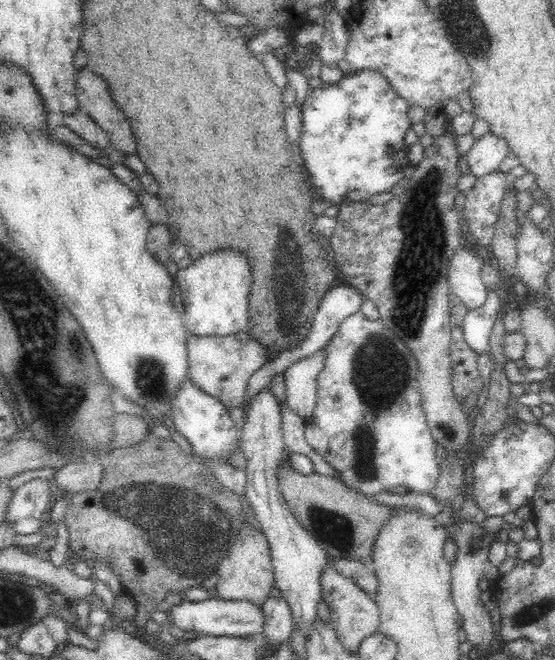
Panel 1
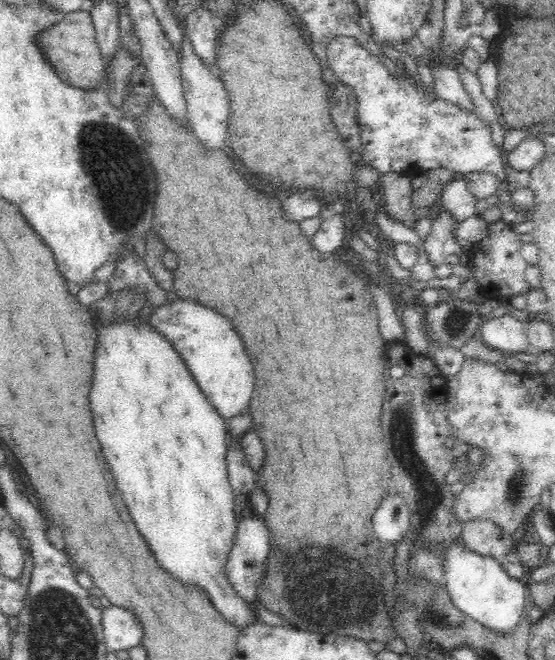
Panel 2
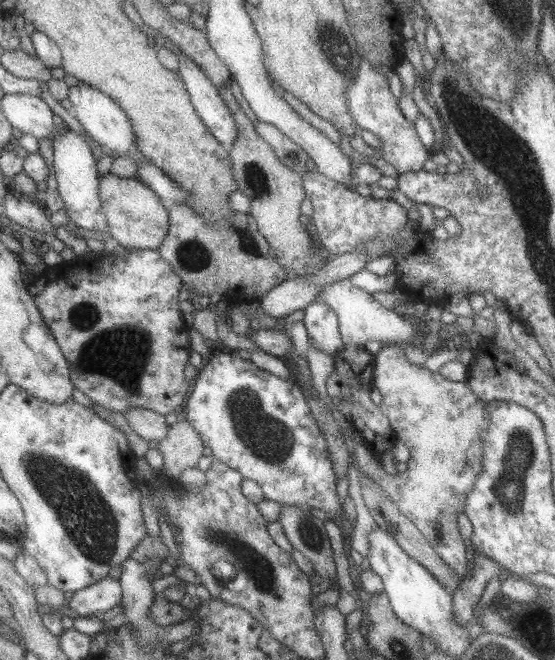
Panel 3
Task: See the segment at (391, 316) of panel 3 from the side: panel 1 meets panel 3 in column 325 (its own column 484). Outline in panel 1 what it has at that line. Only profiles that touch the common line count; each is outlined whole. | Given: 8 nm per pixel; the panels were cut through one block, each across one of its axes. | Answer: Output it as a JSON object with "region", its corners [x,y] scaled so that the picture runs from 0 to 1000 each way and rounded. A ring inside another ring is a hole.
{"region":[[[831,376],[814,388],[807,403],[807,427],[818,445],[843,471],[863,470],[877,458],[879,438],[867,423],[872,395]]]}

